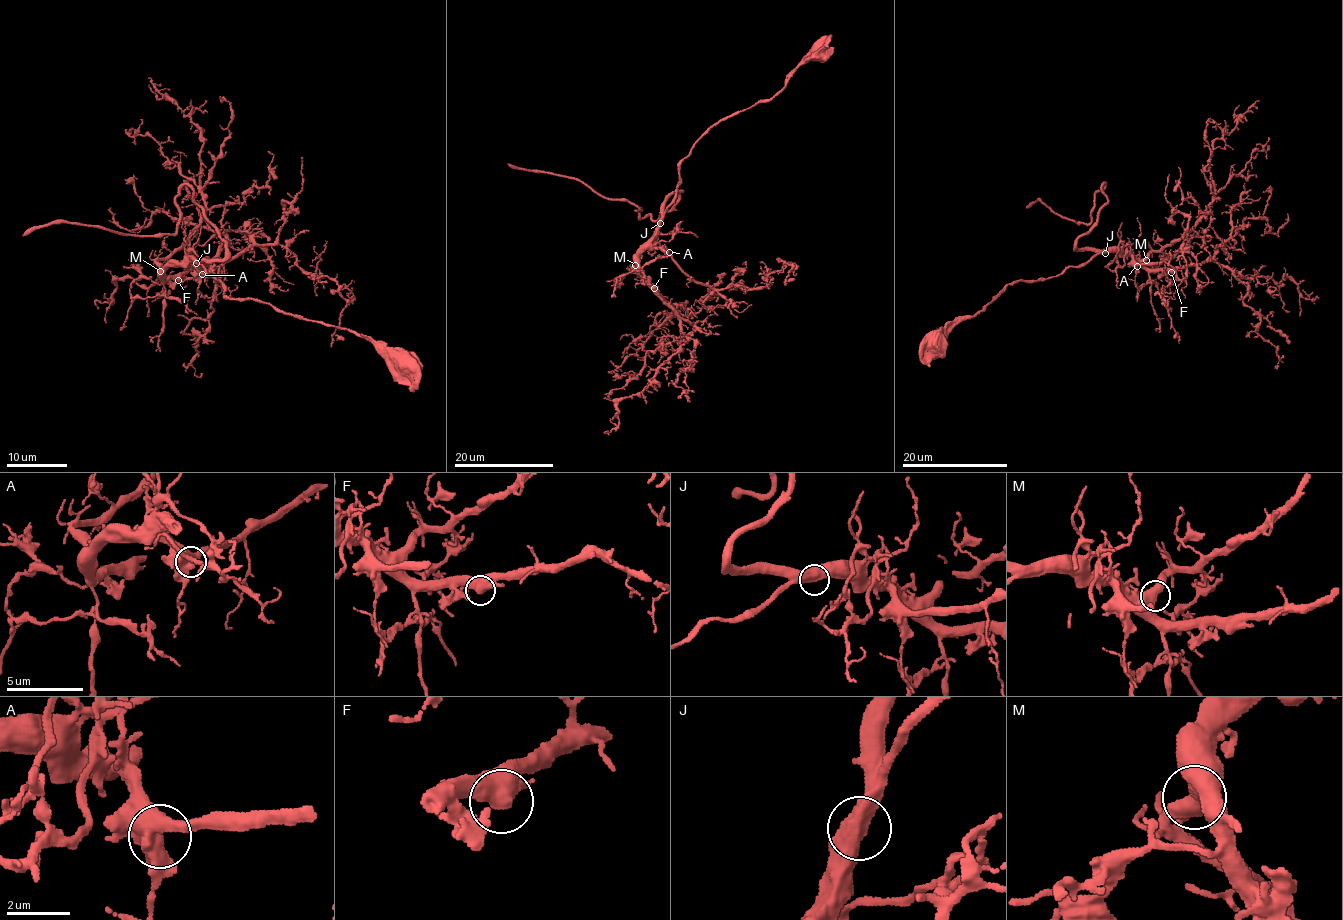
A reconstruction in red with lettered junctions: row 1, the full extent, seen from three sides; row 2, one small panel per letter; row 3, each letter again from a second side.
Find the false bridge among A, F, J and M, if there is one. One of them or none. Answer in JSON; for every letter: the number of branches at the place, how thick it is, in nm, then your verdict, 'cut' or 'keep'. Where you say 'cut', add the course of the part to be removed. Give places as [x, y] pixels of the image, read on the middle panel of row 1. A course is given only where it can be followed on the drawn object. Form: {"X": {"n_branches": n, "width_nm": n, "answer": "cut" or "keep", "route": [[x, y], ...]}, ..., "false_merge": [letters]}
{"A": {"n_branches": 2, "width_nm": 550, "answer": "keep"}, "F": {"n_branches": 2, "width_nm": 500, "answer": "keep"}, "J": {"n_branches": 2, "width_nm": 600, "answer": "keep"}, "M": {"n_branches": 2, "width_nm": 600, "answer": "keep"}, "false_merge": []}

